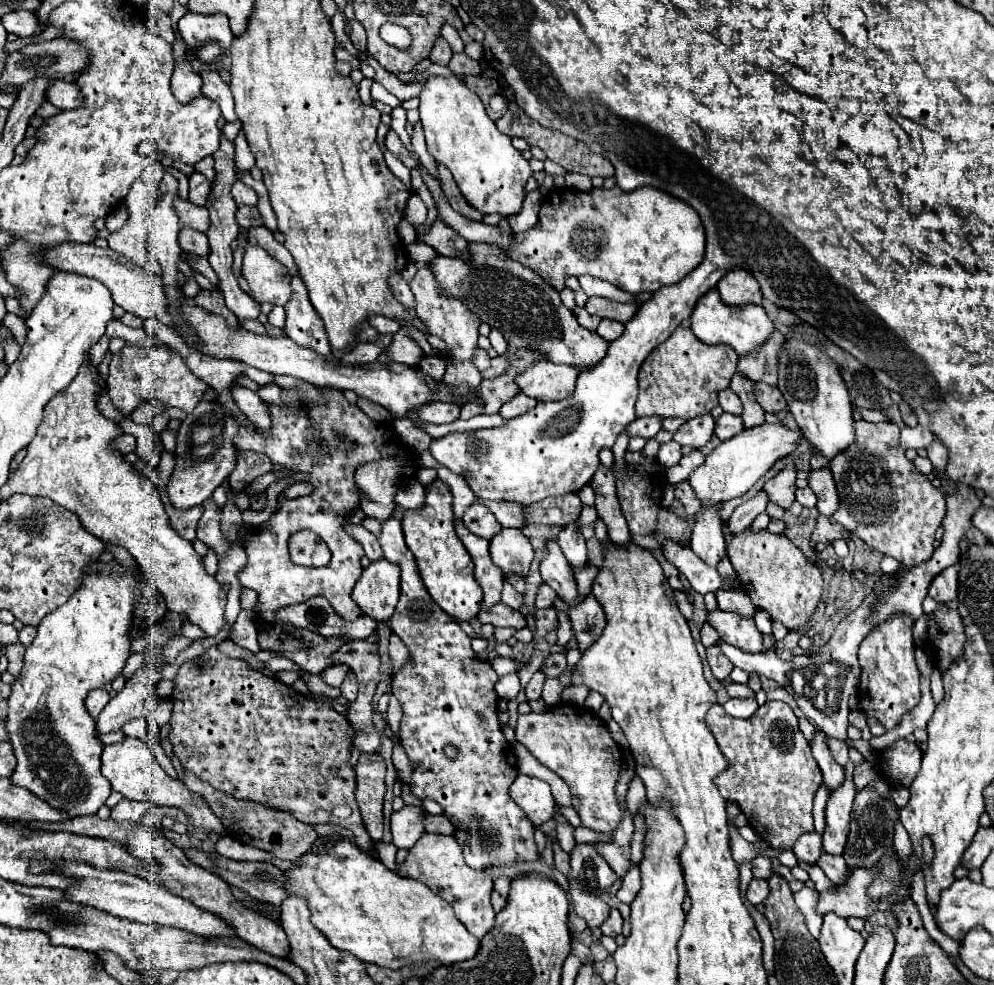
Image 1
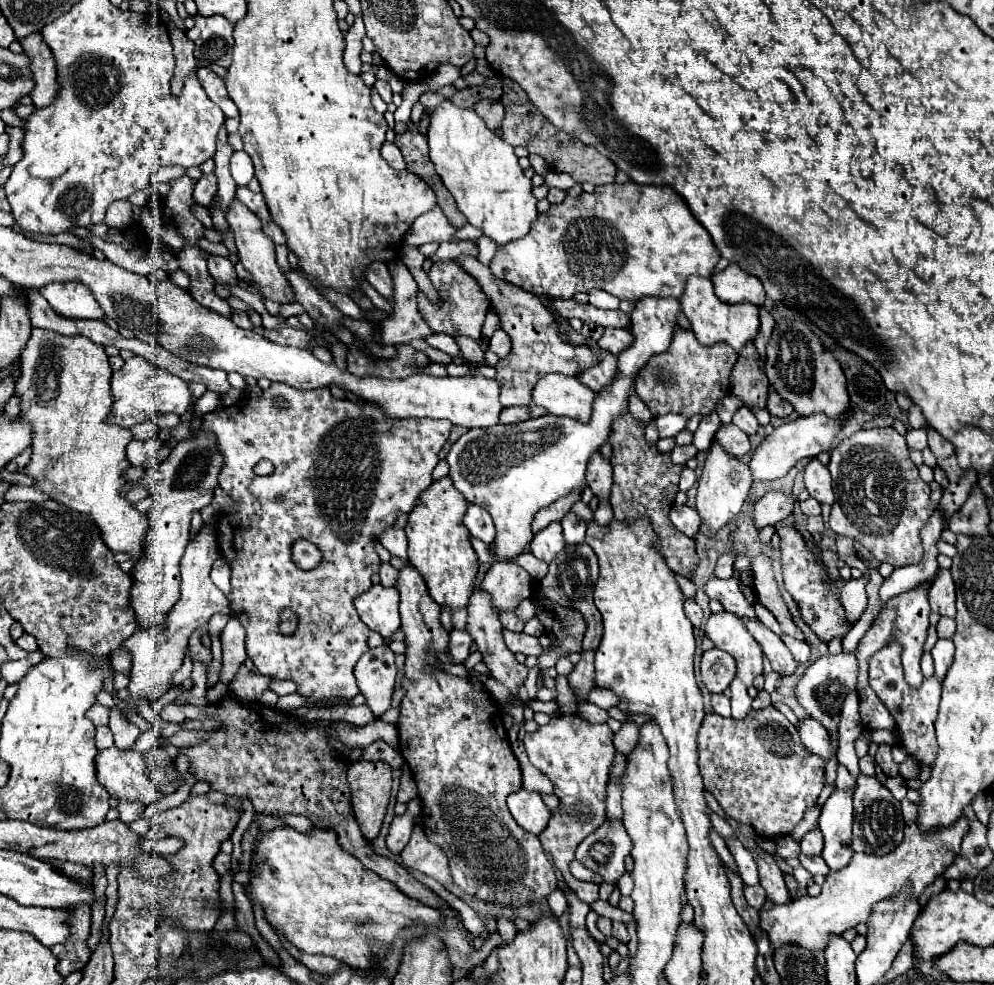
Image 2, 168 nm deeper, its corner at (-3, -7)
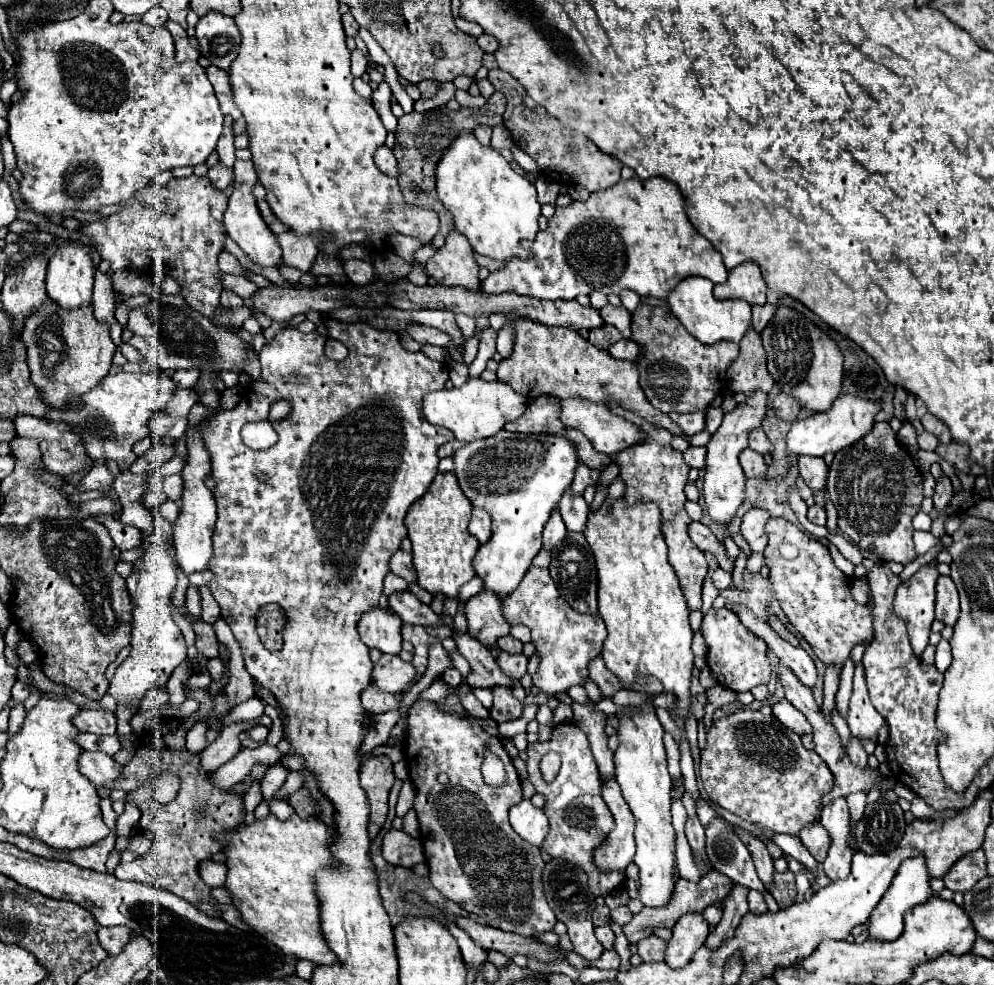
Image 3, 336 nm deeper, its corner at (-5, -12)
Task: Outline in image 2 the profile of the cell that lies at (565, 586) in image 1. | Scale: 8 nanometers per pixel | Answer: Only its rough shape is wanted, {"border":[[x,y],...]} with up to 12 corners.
{"border":[[560,523],[538,531],[530,543],[534,557],[550,563],[564,549]]}

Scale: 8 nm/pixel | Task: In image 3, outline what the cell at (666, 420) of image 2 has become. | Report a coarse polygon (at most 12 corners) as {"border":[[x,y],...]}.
{"border":[[704,412],[682,414],[678,426],[684,436],[704,430]]}

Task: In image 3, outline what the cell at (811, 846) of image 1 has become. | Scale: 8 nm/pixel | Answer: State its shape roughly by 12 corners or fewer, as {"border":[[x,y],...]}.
{"border":[[808,824],[800,832],[802,844],[822,862],[830,836],[822,824]]}

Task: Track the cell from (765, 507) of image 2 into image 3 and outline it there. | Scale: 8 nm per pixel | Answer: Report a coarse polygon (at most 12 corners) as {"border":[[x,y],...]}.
{"border":[[752,508],[744,514],[740,532],[752,552],[768,544],[770,512]]}

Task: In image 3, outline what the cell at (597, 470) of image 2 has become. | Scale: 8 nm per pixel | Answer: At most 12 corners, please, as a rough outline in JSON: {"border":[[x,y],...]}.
{"border":[[578,430],[566,436],[578,444],[578,458],[592,470],[612,464],[612,458],[596,452]]}

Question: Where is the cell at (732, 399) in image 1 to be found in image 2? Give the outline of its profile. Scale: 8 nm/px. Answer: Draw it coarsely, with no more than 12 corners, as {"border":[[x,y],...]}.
{"border":[[748,407],[736,411],[732,423],[756,435],[760,423]]}

